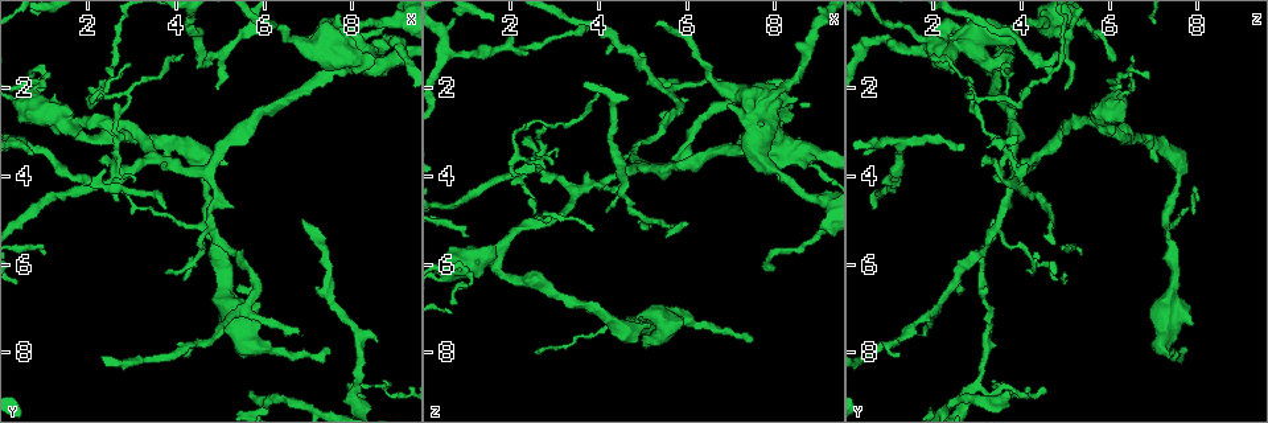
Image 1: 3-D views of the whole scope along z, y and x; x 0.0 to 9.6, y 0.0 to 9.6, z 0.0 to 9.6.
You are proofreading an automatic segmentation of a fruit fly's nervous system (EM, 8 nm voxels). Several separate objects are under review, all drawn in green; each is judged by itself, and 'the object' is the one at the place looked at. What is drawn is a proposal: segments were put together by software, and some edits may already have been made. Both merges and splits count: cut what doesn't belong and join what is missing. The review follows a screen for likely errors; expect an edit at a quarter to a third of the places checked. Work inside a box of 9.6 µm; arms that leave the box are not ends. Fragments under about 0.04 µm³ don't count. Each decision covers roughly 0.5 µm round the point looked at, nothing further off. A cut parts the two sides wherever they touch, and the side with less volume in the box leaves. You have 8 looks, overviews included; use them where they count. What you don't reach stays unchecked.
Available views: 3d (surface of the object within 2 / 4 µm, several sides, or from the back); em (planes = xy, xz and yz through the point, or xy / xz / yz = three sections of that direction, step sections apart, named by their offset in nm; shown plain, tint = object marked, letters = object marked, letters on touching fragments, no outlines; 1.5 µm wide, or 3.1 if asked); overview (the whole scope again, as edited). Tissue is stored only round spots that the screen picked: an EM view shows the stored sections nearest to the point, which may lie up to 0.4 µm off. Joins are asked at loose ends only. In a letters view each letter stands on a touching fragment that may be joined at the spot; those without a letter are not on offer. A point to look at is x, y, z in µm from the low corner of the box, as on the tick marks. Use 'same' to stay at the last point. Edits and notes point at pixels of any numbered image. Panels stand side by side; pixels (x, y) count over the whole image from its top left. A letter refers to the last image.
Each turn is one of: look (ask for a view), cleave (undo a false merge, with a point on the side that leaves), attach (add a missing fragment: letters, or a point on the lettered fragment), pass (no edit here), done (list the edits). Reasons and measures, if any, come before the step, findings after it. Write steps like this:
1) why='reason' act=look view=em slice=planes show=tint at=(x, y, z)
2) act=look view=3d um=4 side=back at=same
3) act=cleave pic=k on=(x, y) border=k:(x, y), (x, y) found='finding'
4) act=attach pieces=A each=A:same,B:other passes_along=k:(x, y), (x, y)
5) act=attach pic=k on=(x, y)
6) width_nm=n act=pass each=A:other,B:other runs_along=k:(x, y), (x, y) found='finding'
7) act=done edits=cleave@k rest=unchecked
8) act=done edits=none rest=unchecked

why='an open end' act=look view=em slice=planes show=letters at=(6.90, 5.00, 3.40)

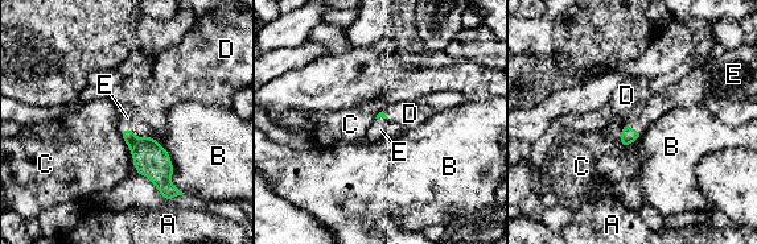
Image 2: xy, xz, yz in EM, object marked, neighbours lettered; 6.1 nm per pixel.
act=attach pieces=E each=A:other,B:other,C:other,D:other,E:same found='it goes on there'

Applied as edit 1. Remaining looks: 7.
why='branch stops here' act=look view=em slice=yz step=8 show=letters at=(5.00, 2.00, 5.00)

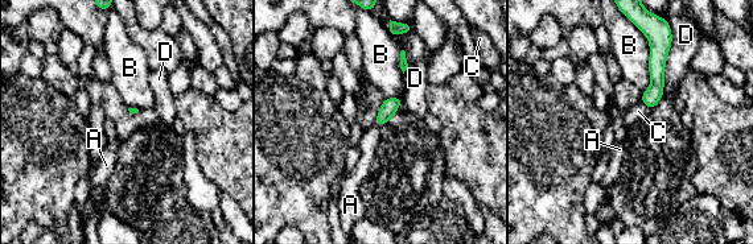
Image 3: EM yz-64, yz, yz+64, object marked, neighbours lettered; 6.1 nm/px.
act=attach pieces=A each=A:same,B:other,C:other,D:other passes_along=3:(390, 106), (377, 123), (369, 141) found='it goes on there'

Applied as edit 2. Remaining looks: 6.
act=look view=overview

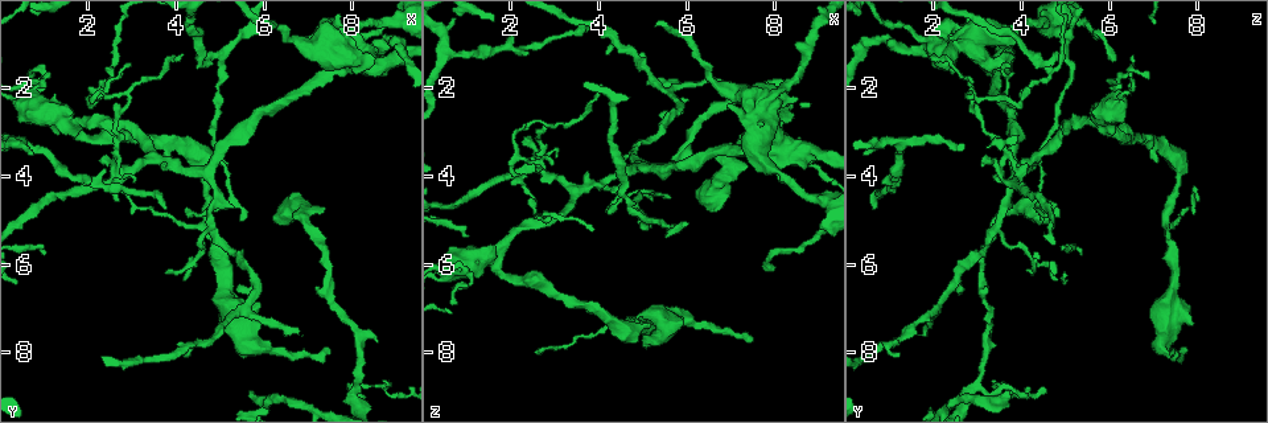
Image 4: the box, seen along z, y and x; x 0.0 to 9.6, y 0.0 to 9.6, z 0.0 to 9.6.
why='arms part here' act=look view=3d um=4 at=(1.55, 2.85, 5.85)

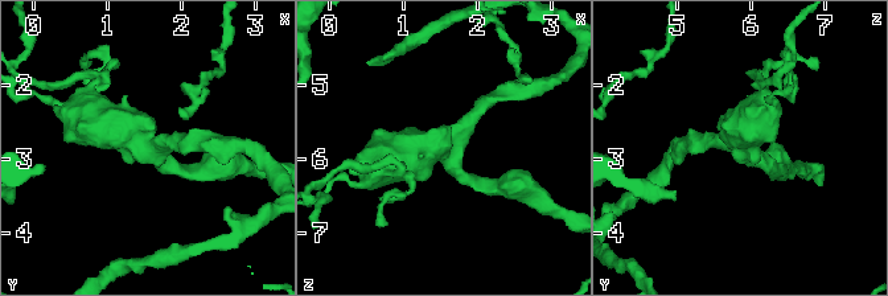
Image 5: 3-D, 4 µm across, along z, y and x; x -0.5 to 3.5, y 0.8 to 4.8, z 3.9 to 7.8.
arms=3 arm_widths_nm=180,200,600 act=look view=em slice=planes show=plain at=(1.55, 2.80, 5.85)

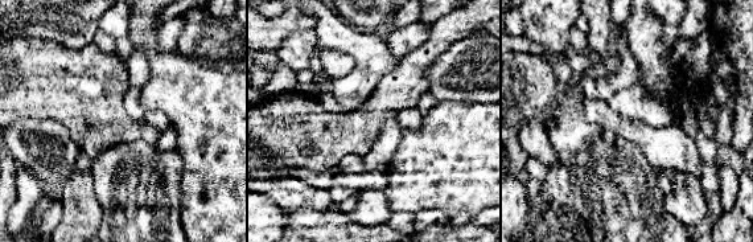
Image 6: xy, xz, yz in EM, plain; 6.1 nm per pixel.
act=look view=em slice=planes show=letters at=same

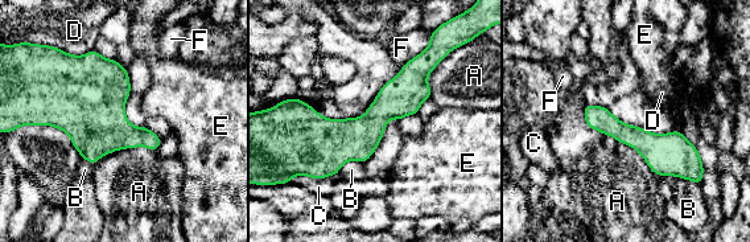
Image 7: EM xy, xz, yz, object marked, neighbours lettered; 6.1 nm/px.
act=pass each=A:other,B:other,C:other,D:other,E:other,F:other border=7:(585, 103), (585, 123), (656, 175) found='continuous, no second cell'

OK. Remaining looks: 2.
act=done edits=attach@2,attach@3 rest=unchecked

